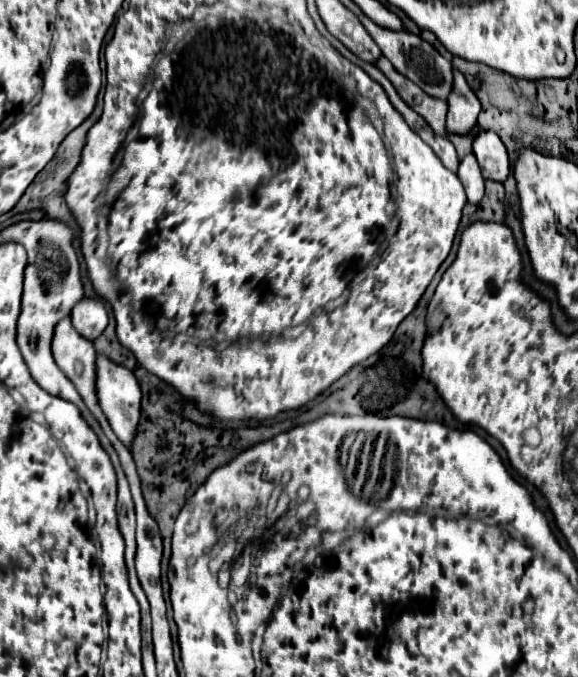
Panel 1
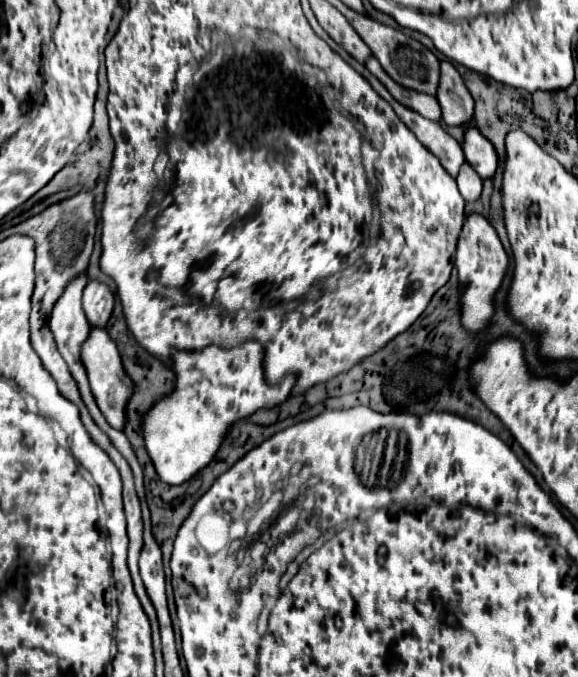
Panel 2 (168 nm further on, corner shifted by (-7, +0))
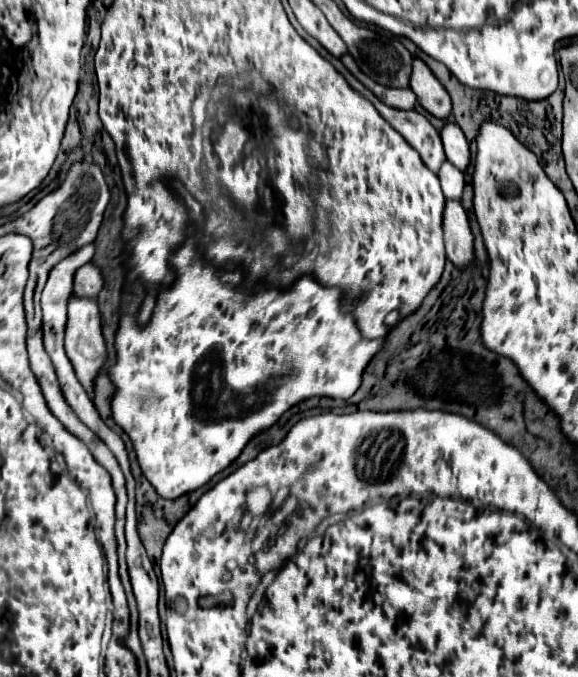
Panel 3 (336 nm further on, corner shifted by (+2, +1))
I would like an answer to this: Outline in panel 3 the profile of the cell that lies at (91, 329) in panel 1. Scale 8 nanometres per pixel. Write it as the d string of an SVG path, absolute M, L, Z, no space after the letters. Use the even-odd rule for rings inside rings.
M93 262L81 266L75 272L75 286L73 286L75 296L97 298L101 290L103 290L103 276L101 276L101 270Z

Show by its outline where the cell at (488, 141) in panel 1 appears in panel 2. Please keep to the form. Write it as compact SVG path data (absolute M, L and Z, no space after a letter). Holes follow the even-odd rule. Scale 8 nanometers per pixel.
M470 127L464 133L462 151L464 151L466 161L476 169L476 173L482 179L490 179L494 175L496 165L498 165L496 151L492 149L492 143L484 135L480 135L480 131L476 127Z

